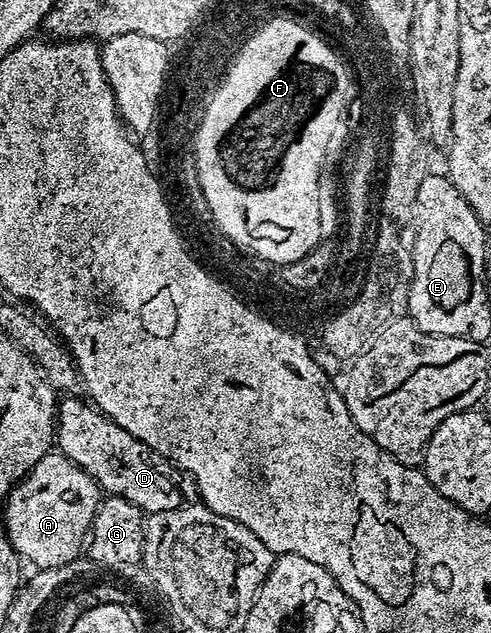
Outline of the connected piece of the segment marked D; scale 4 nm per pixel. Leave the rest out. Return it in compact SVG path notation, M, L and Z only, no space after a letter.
M64 397L57 402L54 443L60 454L86 472L105 496L122 497L148 515L185 506L186 479L182 472L83 398Z

